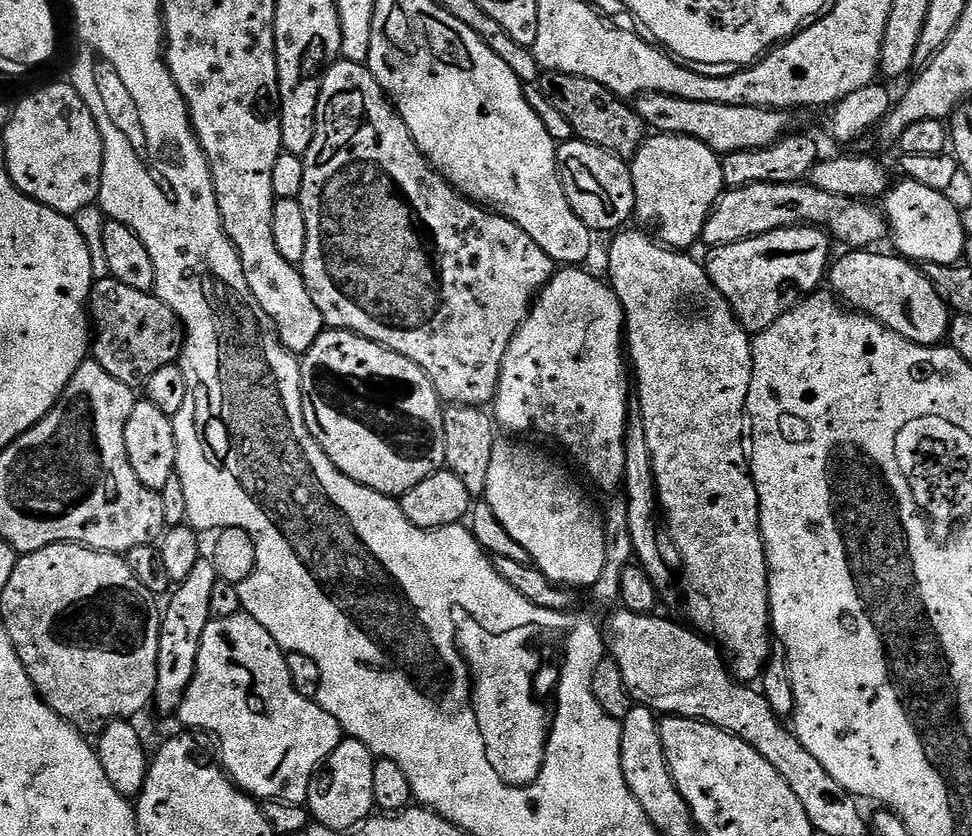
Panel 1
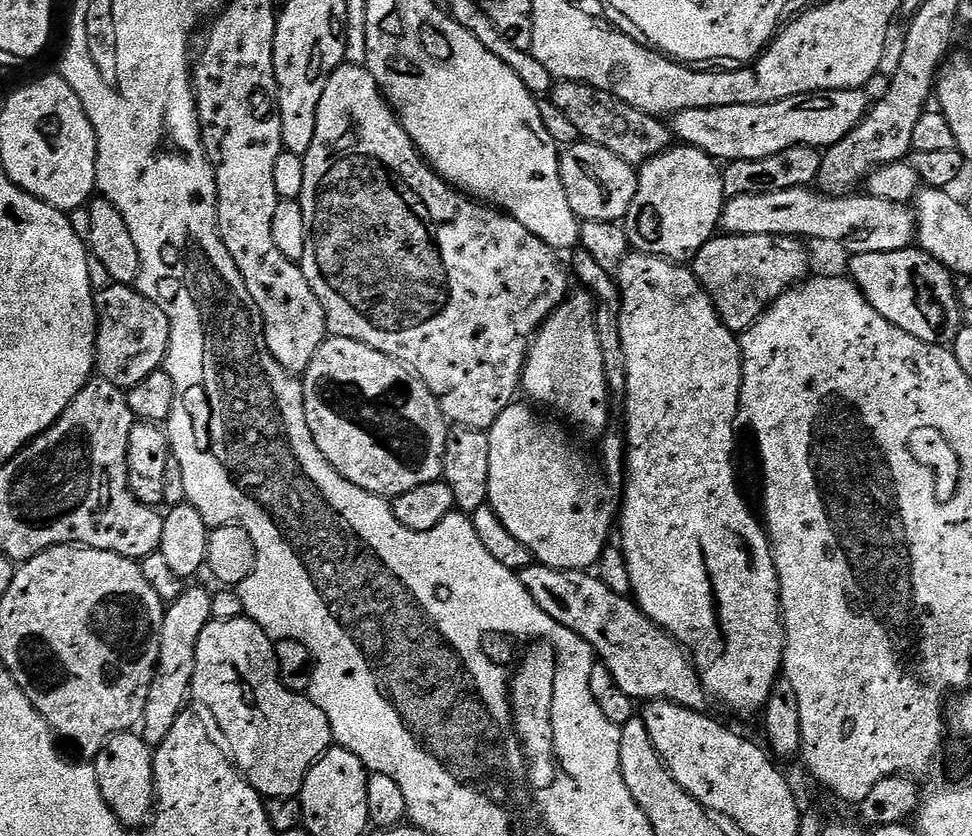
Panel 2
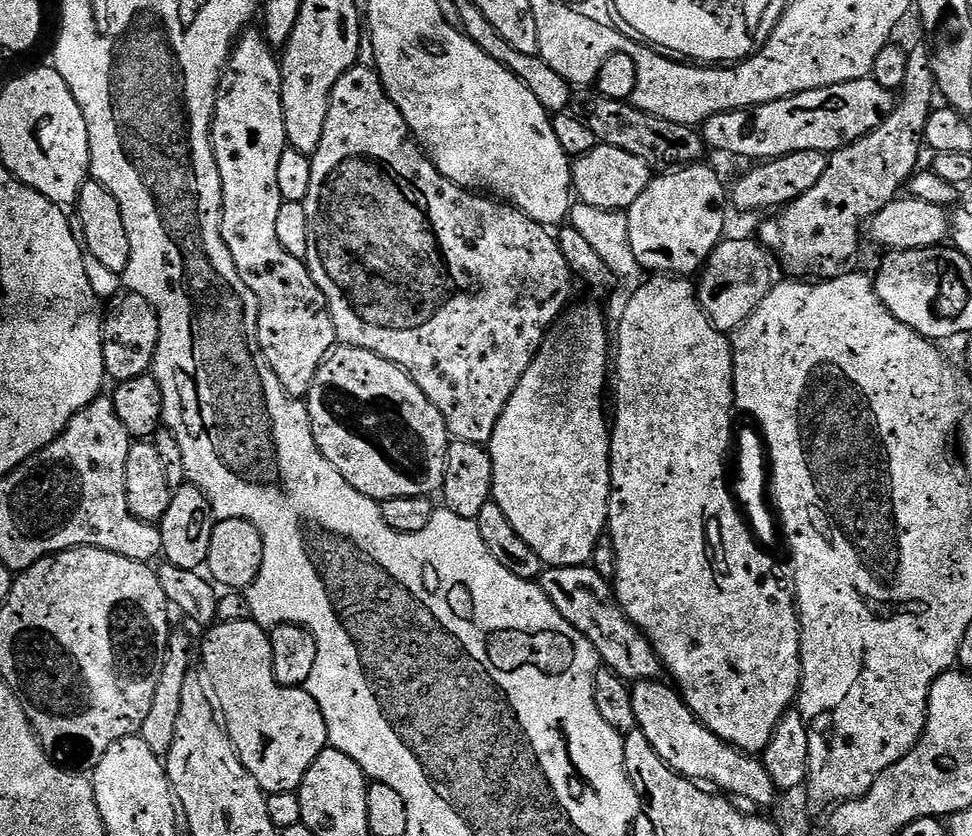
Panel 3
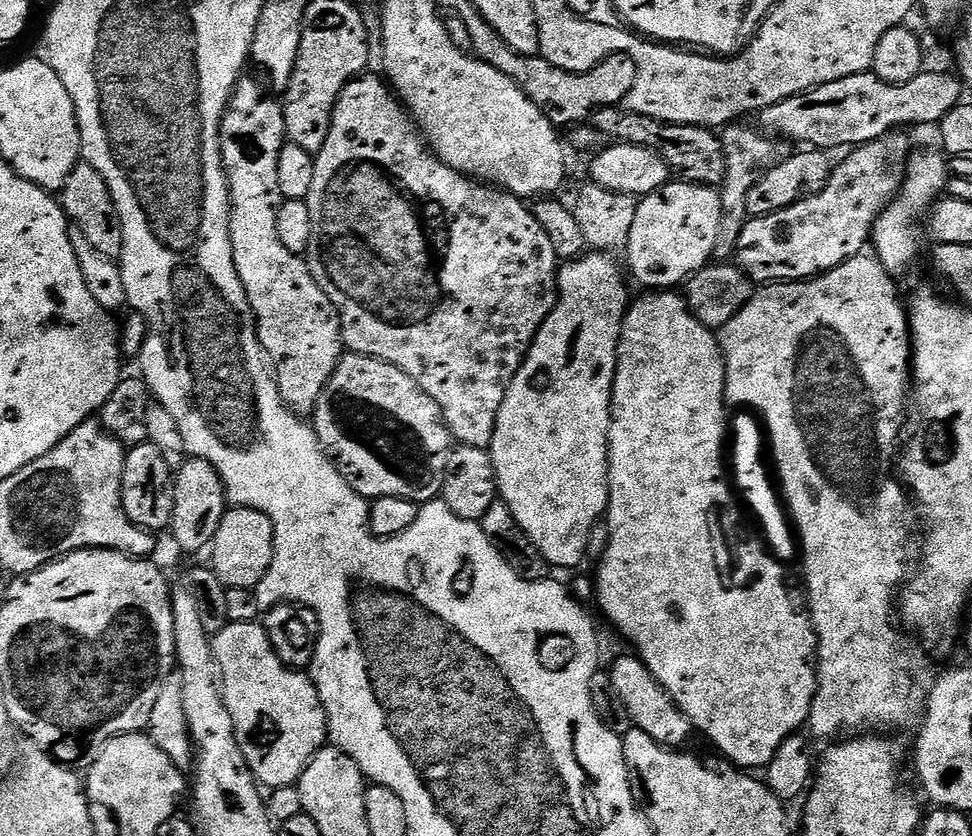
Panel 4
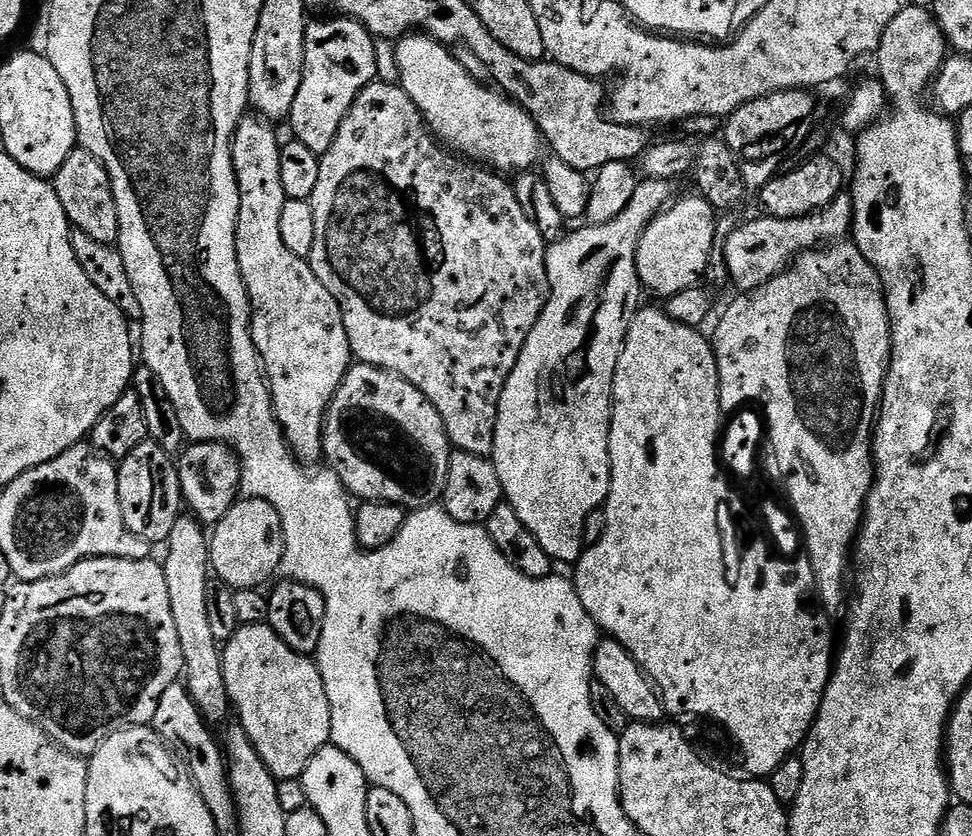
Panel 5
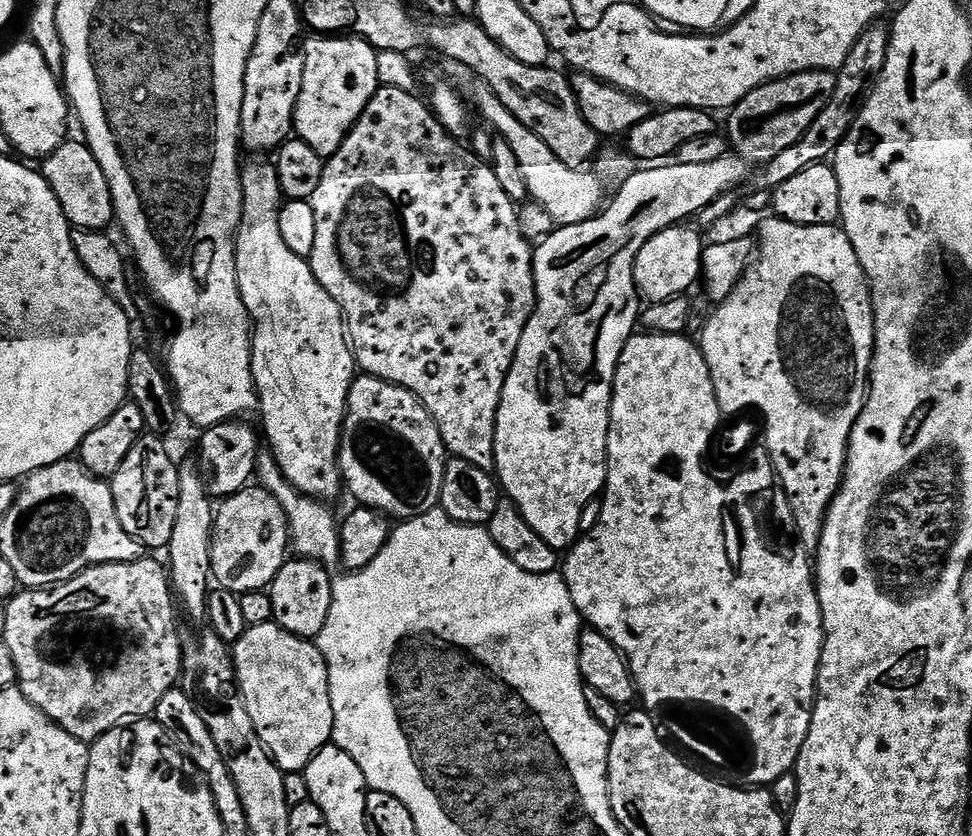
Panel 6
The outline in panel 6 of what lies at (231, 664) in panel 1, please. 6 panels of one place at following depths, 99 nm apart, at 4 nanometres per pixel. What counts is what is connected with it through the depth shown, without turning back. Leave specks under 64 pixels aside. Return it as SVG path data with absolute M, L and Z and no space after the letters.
M273 622L245 628L242 638L238 638L231 653L232 661L236 663L236 684L240 688L240 697L250 714L250 722L254 722L254 730L258 730L258 738L262 738L264 747L281 772L303 772L314 754L318 754L318 750L330 743L334 730L334 706L330 702L328 667L320 647L313 641L290 634Z

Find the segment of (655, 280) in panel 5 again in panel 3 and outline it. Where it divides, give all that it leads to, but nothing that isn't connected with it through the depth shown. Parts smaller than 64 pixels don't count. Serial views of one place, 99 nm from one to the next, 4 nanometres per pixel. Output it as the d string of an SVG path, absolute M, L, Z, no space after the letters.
M691 163L665 171L665 176L653 175L642 194L627 208L628 241L645 273L691 277L703 269L708 256L725 239L726 184L724 188L719 174L705 164Z

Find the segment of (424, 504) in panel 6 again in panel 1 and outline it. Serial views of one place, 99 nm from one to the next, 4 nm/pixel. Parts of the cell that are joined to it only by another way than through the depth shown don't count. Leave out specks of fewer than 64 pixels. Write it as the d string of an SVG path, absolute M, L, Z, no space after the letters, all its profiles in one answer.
M325 330L299 357L302 414L310 434L346 478L383 496L405 496L422 478L444 468L444 408L430 378L410 358L367 340L357 332Z

